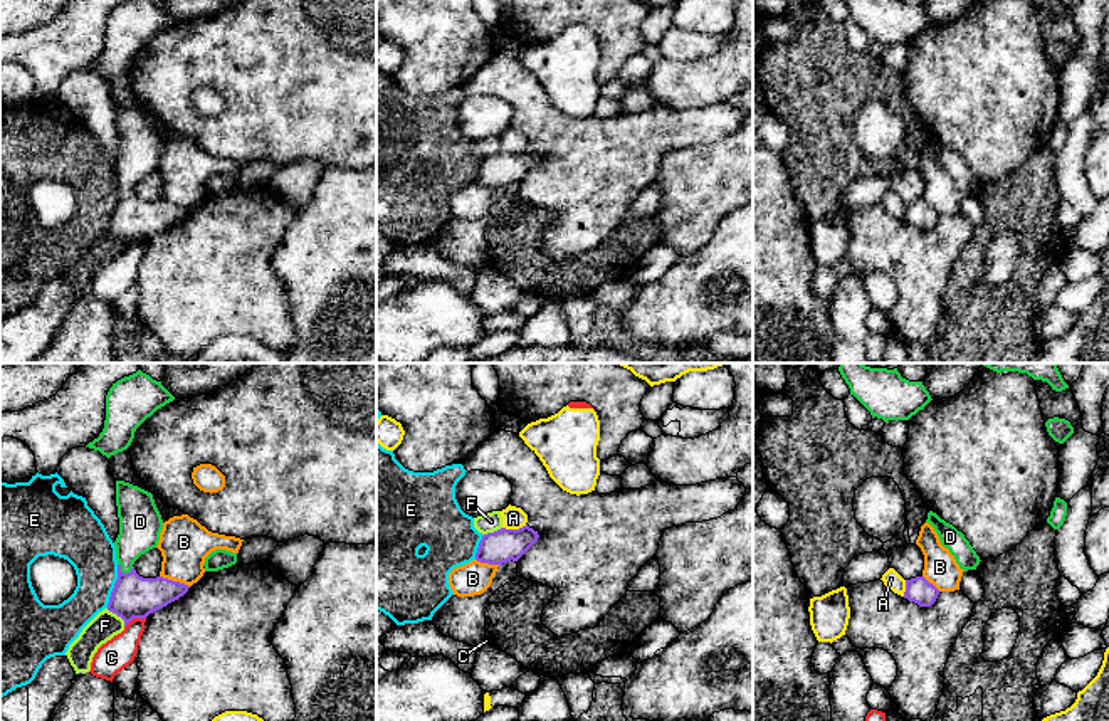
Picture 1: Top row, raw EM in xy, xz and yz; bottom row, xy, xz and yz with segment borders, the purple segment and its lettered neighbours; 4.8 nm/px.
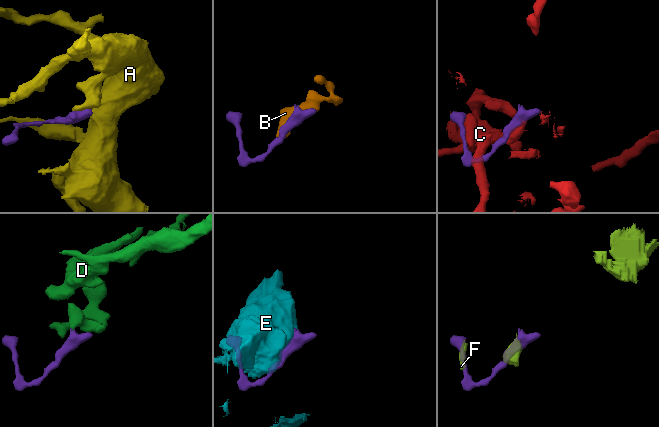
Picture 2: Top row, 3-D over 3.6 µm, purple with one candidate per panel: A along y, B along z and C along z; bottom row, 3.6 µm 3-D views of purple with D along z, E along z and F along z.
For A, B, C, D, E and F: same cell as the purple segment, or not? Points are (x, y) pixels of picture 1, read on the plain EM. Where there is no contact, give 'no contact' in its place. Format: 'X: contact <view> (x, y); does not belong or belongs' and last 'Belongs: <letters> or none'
A: contact xz (515, 153); does not belong
B: contact xy (175, 205); does not belong
C: contact xy (135, 241); does not belong
D: contact xy (125, 197); belongs
E: contact xy (115, 210); does not belong
F: contact xy (118, 239); does not belong
Belongs: D

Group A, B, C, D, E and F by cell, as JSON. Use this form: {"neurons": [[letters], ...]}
{"neurons": [["A", "C"], ["B"], ["D"], ["E"], ["F"]]}

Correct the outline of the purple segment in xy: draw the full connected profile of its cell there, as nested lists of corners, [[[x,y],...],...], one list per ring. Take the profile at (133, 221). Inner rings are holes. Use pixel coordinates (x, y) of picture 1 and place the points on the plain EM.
[[[116,104],[119,158],[114,165],[118,203],[108,234],[124,244],[146,242],[188,215],[188,208],[163,200],[143,202],[134,185],[158,170],[163,153],[161,138],[153,118],[124,104]]]

